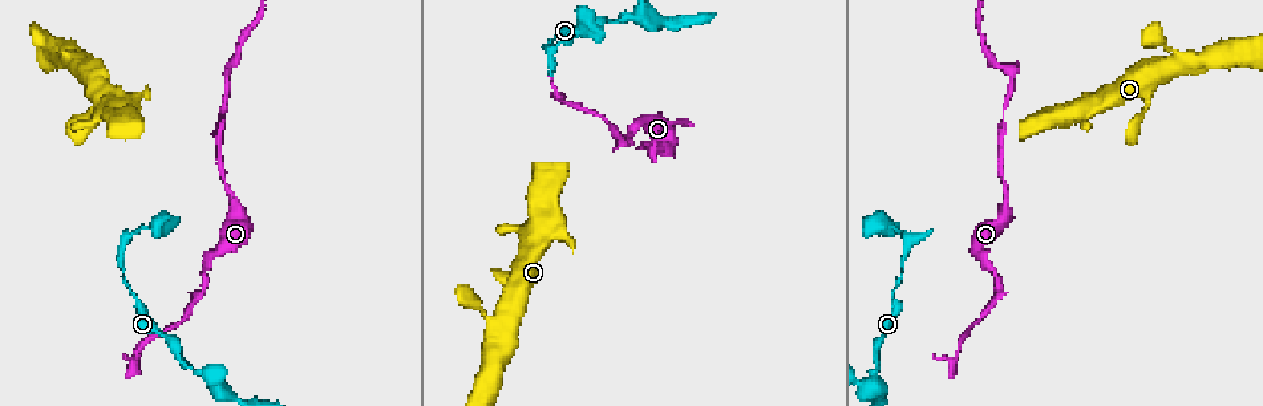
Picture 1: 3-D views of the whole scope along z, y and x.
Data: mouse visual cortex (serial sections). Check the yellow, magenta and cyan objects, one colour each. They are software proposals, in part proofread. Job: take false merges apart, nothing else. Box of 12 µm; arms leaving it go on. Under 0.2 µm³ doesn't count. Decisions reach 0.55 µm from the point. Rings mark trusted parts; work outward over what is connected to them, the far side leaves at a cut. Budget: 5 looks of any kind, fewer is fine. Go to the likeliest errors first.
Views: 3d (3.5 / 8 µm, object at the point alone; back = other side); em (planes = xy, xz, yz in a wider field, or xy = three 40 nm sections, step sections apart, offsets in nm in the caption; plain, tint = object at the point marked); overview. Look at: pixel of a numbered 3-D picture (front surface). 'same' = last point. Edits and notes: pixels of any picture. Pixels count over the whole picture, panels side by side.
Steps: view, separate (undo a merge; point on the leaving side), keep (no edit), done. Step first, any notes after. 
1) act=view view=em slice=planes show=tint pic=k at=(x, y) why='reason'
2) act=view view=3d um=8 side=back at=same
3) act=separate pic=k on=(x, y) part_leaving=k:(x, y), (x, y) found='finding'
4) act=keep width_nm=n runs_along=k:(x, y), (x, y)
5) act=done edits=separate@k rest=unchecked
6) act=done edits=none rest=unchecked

act=view view=3d um=3.5 pic=1 at=(218, 386) why='arms part here'

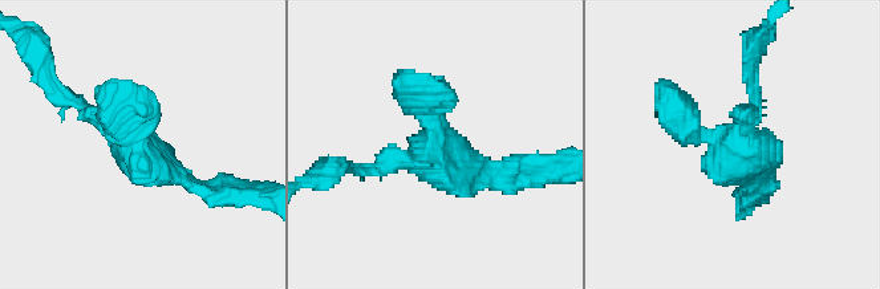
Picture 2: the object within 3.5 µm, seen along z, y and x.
act=view view=em slice=xy step=1 show=plain pic=2 at=(742, 146) arms=3 arm_widths_nm=150,250,350 why='need the tissue'

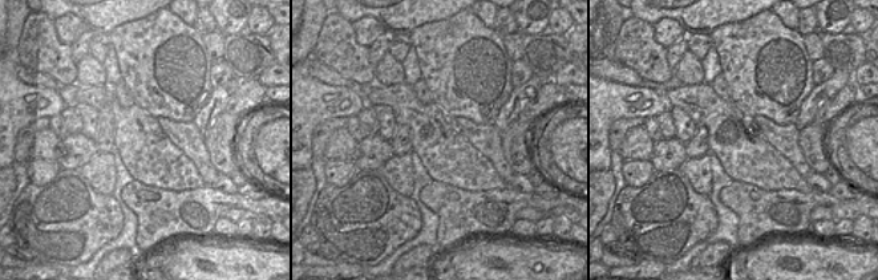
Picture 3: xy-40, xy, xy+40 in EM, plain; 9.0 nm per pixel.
act=view view=em slice=xy step=1 show=tint at=same

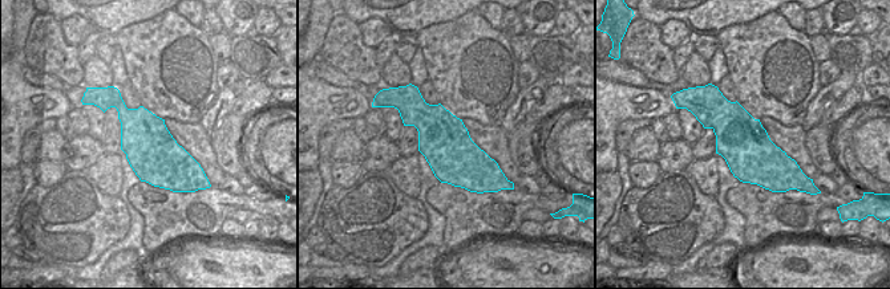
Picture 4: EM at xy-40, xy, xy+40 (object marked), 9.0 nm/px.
act=keep runs_along=2:(61, 90), (147, 165), (201, 188) found='one cell here'

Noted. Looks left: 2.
act=view view=em slice=xy step=3 show=tint pic=1 at=(561, 40) why='sudden change in width'

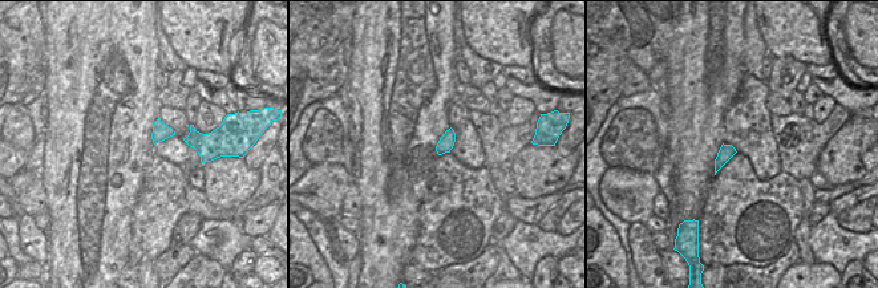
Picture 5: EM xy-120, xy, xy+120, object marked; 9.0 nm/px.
act=view view=3d um=3.5 at=same why='wider look'

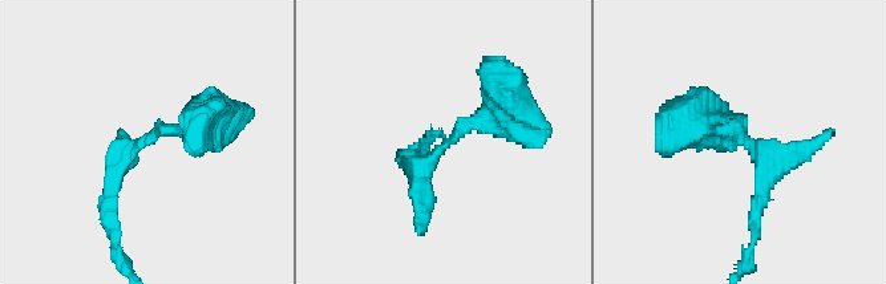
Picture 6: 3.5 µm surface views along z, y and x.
act=keep width_nm=140 runs_along=6:(405, 163), (496, 109), (496, 81) found='one cell here'

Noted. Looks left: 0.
act=done edits=none rest=unchecked

